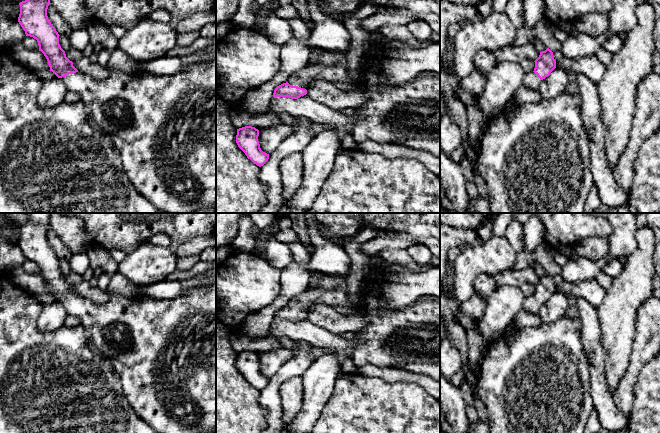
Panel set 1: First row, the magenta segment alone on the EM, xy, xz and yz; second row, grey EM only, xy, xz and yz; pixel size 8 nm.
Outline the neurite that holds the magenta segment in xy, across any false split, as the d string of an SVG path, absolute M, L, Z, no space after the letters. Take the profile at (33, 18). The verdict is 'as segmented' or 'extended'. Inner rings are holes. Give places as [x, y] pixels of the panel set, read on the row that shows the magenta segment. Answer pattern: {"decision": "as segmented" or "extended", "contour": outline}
{"decision": "extended", "contour": "M25 0L19 5L18 22L26 36L37 40L50 71L64 82L69 91L79 95L91 126L111 138L135 189L164 213L195 213L207 204L214 204L216 213L216 57L190 64L185 62L182 72L169 76L142 69L138 73L117 71L105 79L93 78L79 72L61 48L60 35L47 16L50 0Z"}

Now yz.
{"decision": "extended", "contour": "M547 48L545 51L540 52L539 57L534 62L534 71L525 73L523 86L537 90L541 81L548 77L556 68L556 60L554 59L553 52Z"}

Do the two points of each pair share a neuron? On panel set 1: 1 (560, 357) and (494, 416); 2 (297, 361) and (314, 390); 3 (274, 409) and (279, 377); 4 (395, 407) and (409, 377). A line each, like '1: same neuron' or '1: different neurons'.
1: same neuron
2: different neurons
3: same neuron
4: different neurons

